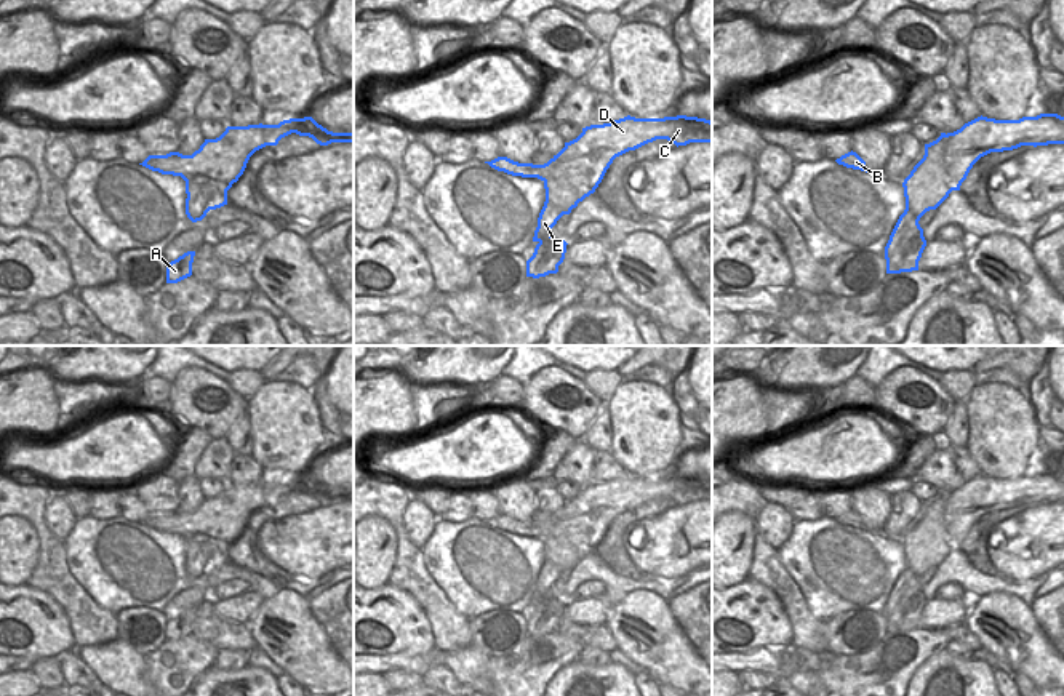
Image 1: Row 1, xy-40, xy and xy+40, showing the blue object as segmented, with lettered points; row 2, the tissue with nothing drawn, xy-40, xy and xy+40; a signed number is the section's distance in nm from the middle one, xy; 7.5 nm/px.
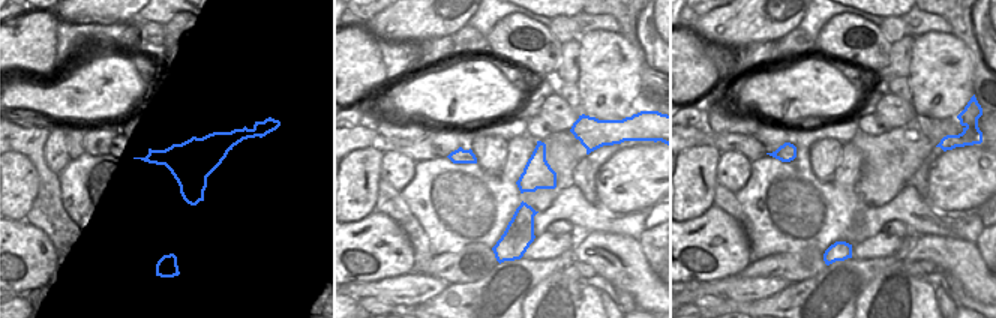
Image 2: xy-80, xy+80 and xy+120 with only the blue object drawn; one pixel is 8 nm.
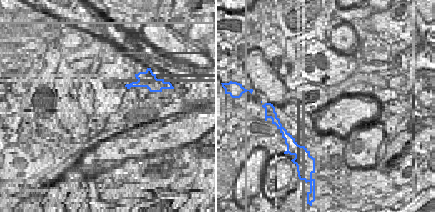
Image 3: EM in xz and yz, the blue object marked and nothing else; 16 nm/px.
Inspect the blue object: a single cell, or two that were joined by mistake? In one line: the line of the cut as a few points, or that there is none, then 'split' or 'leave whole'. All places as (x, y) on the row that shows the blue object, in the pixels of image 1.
xy (581, 133), (594, 157), (581, 165), (572, 180), (572, 197) | split

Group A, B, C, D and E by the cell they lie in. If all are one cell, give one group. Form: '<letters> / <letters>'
A E / B C D

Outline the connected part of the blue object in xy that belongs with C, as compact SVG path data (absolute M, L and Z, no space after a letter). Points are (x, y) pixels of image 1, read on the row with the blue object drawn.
M624 117L603 125L590 125L581 133L595 152L587 166L578 166L571 179L571 197L589 197L602 182L613 160L656 139L678 146L712 142L712 122L698 117L635 118Z

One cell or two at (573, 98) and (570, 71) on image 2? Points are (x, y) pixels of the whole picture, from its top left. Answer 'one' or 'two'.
two

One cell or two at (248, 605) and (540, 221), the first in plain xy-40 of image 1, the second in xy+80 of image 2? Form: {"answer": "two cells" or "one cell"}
{"answer": "two cells"}

